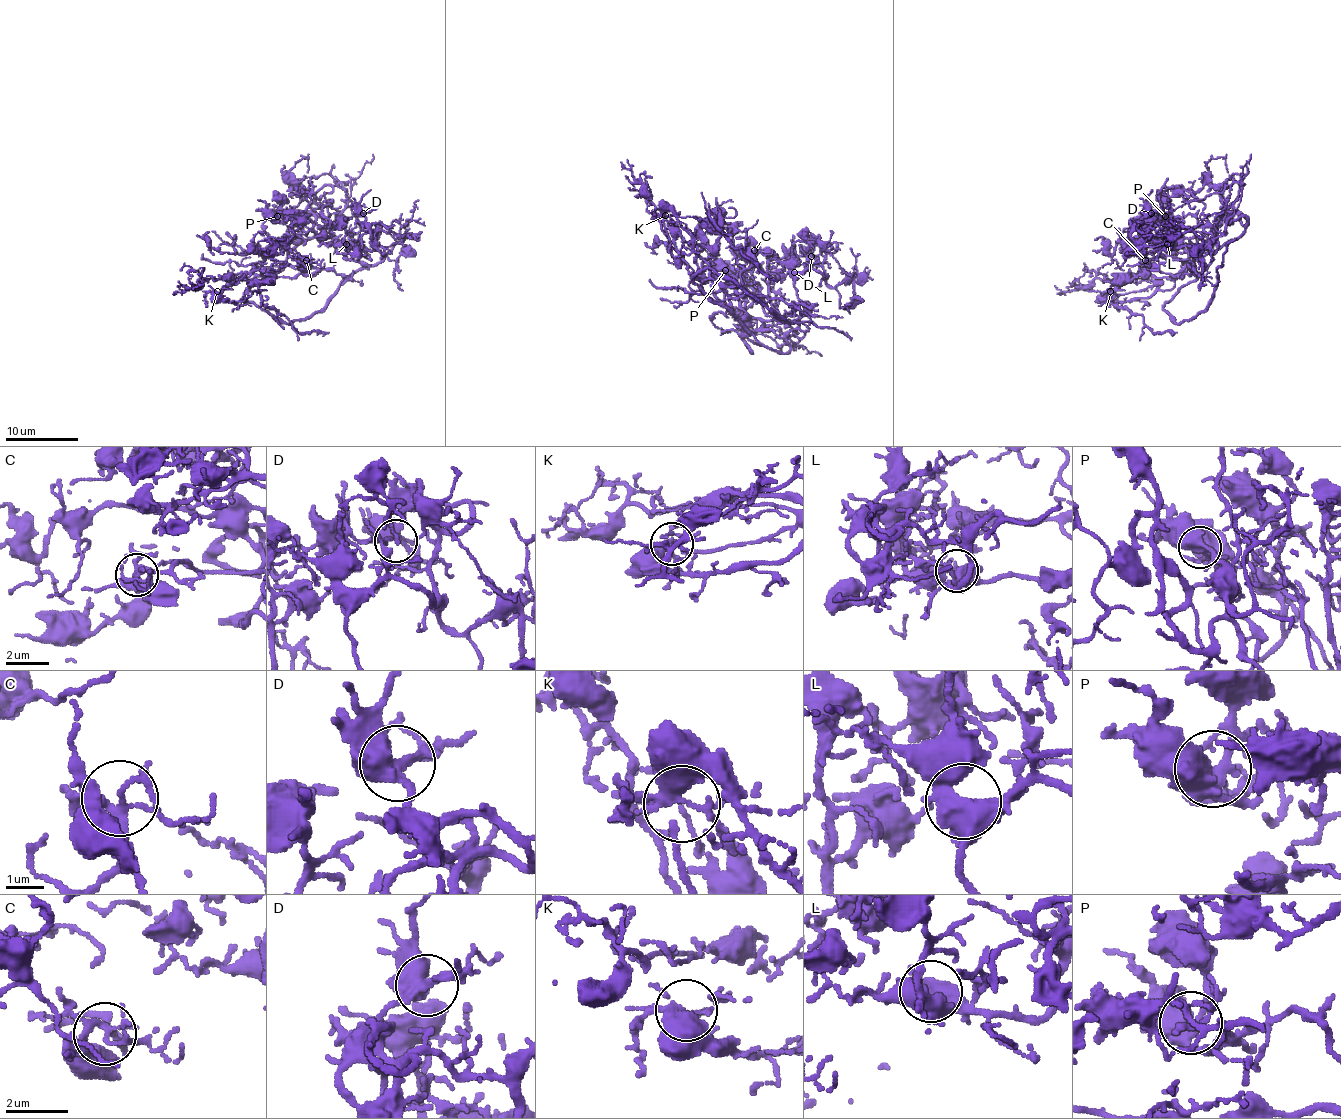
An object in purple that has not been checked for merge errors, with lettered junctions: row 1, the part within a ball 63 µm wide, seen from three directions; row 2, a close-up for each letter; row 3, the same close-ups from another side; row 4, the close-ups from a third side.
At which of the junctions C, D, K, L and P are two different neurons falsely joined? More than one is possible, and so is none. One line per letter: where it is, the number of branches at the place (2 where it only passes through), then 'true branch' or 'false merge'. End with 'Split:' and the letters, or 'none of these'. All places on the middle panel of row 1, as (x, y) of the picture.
C: place (754, 250); branches 5; true branch
D: place (811, 256); branches 3; true branch
K: place (665, 215); branches 6; true branch
L: place (794, 272); branches 3; true branch
P: place (725, 270); branches 3; true branch
Split: none of these

